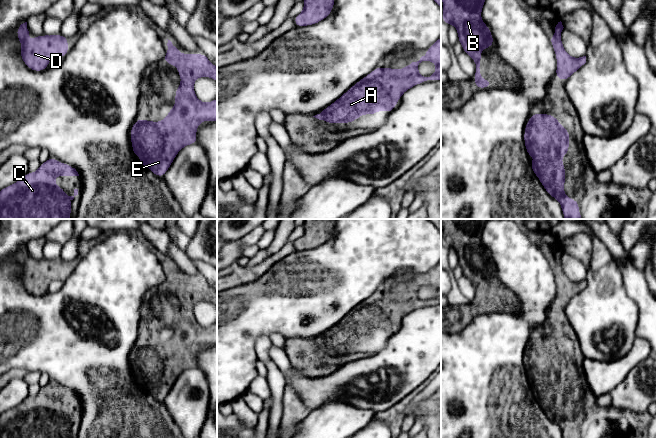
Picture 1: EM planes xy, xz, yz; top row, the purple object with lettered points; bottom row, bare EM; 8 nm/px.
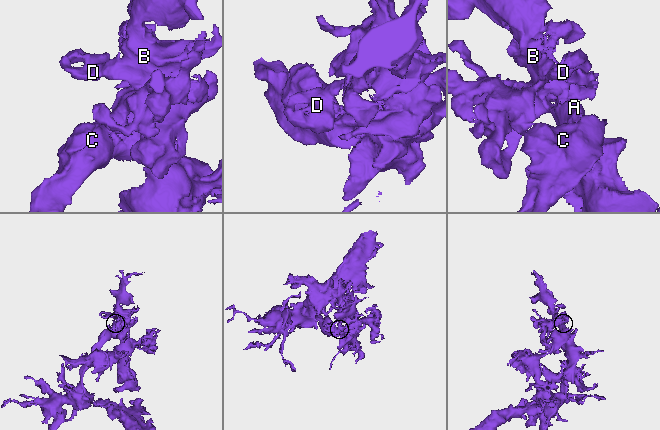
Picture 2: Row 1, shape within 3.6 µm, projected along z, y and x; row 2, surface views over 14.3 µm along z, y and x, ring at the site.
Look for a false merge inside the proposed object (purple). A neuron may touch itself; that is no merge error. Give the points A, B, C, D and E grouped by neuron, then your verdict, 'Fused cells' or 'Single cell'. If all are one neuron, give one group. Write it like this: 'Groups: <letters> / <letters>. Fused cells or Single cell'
Groups: A B C D E. Single cell

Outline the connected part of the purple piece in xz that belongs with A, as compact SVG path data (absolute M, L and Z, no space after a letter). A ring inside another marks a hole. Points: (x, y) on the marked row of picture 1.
M441 36L419 61L399 70L376 67L313 117L335 124L352 123L363 114L375 116L377 110L382 112L385 109L389 115L405 91L417 84L438 80L441 80ZM422 61L433 61L436 64L436 72L430 76L421 76L418 73L418 65Z

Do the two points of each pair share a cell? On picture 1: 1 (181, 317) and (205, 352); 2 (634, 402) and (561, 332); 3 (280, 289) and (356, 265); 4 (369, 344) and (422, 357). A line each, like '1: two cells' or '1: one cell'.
1: two cells
2: two cells
3: one cell
4: two cells

